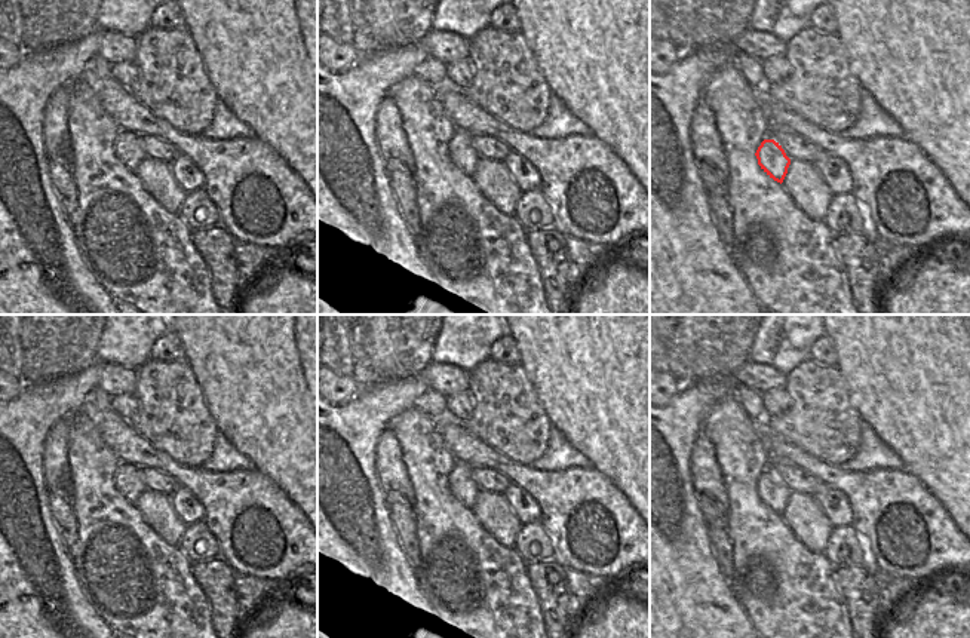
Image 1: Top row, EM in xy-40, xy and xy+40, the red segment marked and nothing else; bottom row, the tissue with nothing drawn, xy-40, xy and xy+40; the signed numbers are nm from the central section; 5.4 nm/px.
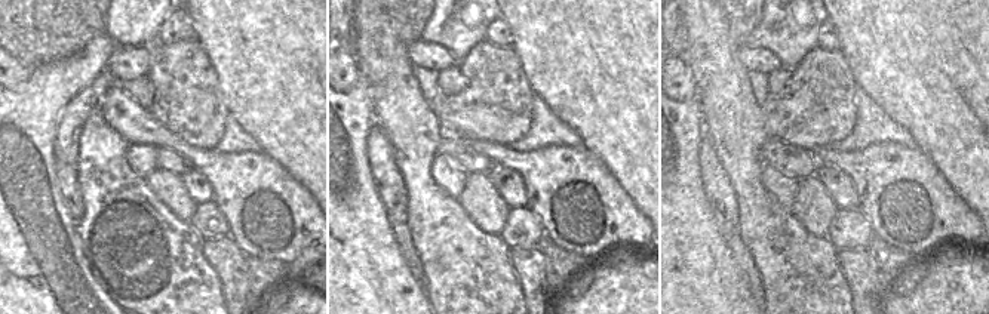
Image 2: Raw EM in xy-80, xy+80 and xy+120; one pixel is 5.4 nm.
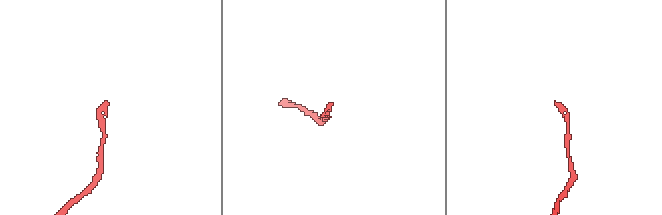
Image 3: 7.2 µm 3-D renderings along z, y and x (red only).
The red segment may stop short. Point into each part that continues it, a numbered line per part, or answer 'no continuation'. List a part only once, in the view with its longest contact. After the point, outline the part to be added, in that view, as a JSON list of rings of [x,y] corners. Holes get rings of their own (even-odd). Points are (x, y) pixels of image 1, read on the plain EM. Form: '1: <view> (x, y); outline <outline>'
no continuation

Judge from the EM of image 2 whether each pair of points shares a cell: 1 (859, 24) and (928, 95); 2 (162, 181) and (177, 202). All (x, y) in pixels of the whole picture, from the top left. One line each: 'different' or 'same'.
1: same
2: same

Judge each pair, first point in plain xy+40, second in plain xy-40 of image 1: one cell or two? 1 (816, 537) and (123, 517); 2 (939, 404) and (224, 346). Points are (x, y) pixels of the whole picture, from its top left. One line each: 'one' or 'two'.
1: two
2: one

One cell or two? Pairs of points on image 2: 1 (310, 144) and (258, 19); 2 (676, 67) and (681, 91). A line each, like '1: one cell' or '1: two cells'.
1: one cell
2: one cell

